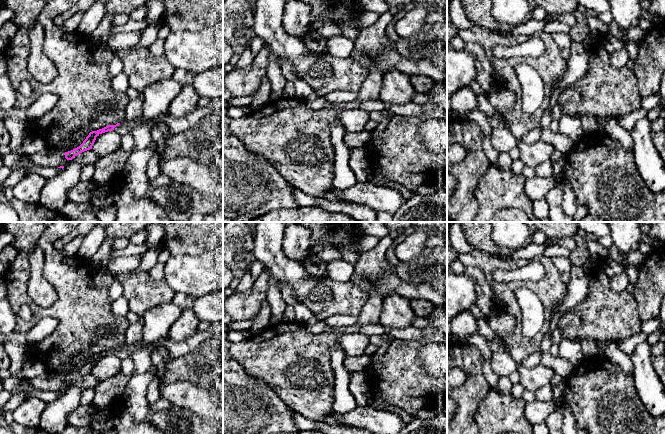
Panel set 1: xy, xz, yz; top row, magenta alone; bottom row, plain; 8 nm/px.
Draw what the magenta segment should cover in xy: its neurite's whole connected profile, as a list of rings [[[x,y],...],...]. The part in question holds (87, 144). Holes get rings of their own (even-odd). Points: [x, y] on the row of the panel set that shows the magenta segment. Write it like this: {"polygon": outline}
{"polygon": [[[173,78],[156,82],[144,89],[141,93],[143,99],[143,113],[138,120],[129,120],[125,118],[116,125],[108,125],[97,131],[92,131],[83,141],[83,143],[68,152],[65,152],[65,158],[72,160],[78,154],[92,149],[92,146],[99,134],[114,130],[121,136],[131,132],[136,126],[147,119],[157,118],[168,111],[170,103],[182,90],[182,85]]]}

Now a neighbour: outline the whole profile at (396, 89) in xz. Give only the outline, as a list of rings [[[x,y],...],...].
[[[392,68],[383,73],[379,99],[383,103],[404,105],[412,102],[416,92],[411,84],[410,76]]]

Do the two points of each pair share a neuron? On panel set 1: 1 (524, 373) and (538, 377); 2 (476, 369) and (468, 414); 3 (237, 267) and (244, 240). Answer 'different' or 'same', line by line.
1: same
2: same
3: same

